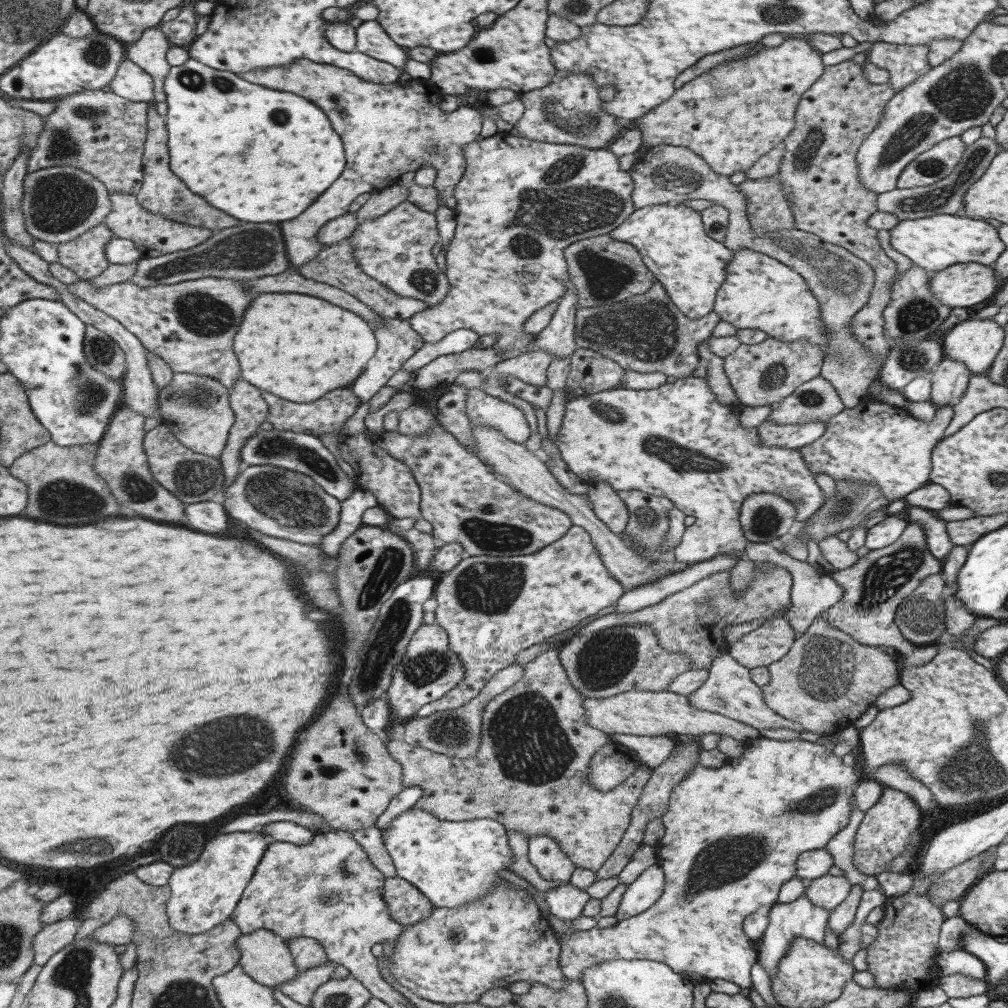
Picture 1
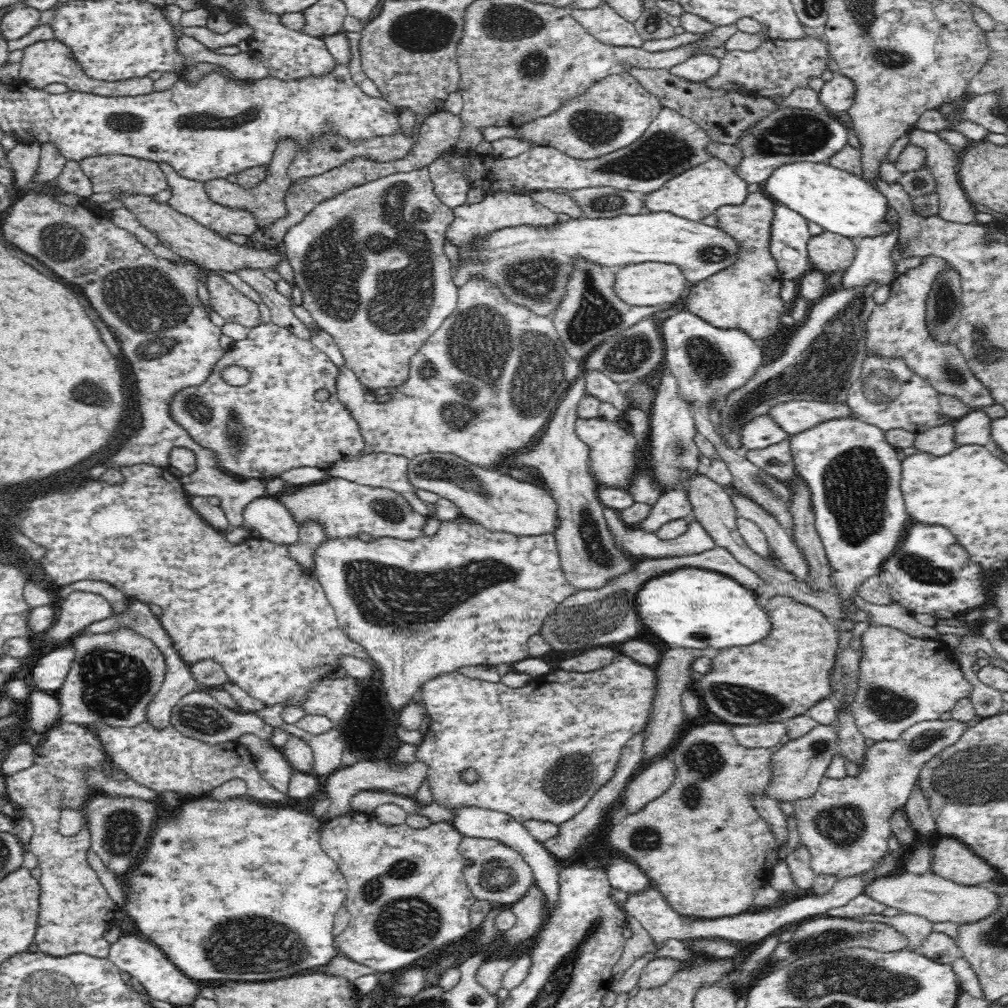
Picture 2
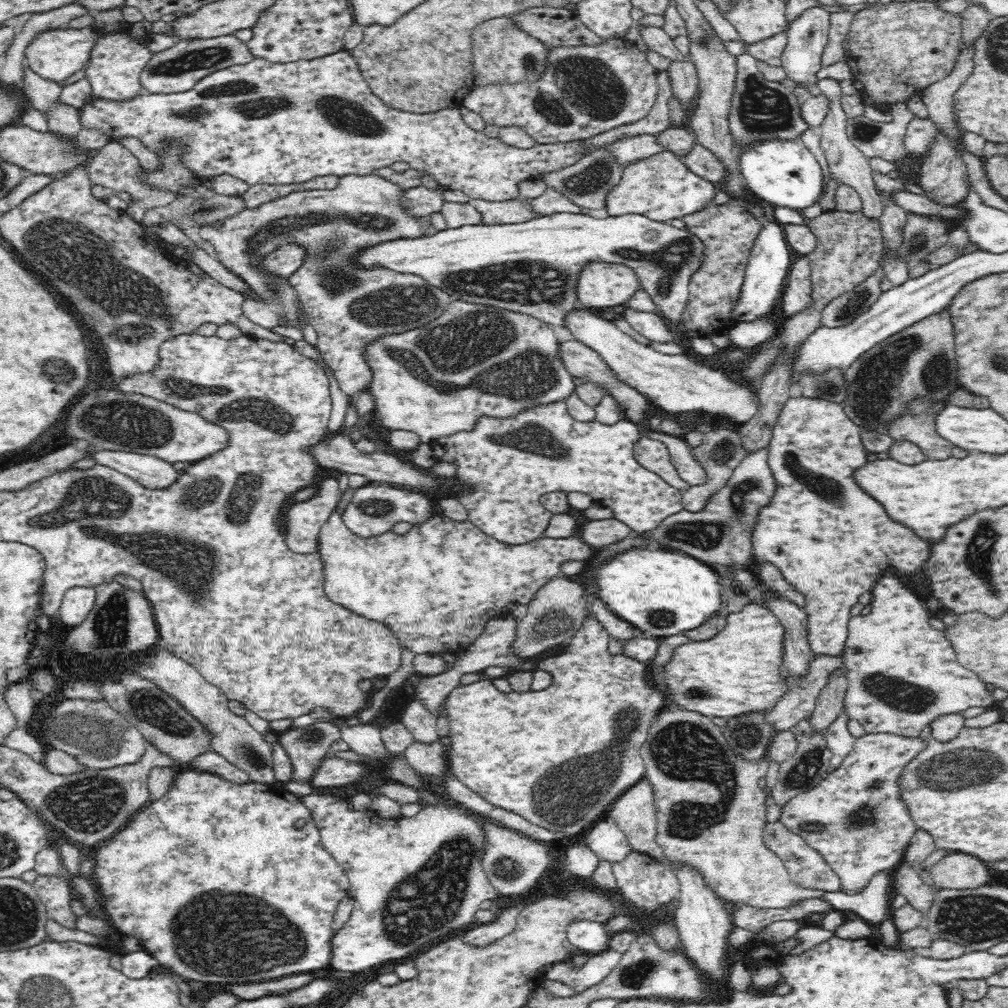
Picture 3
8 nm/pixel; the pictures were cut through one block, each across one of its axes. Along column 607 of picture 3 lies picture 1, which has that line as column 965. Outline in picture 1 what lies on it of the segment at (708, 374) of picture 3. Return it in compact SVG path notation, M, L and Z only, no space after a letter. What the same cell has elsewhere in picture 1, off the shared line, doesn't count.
M968 317L945 333L942 356L961 361L970 374L985 374L1003 346L1003 327L992 318Z

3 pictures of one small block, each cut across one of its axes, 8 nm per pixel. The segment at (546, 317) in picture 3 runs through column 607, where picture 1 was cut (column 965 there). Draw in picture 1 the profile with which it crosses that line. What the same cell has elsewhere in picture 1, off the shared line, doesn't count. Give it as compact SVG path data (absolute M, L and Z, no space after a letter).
M939 214L913 220L900 220L889 230L889 245L905 255L911 263L927 272L939 272L951 264L979 263L990 265L1003 251L1004 244L996 228L982 220Z

